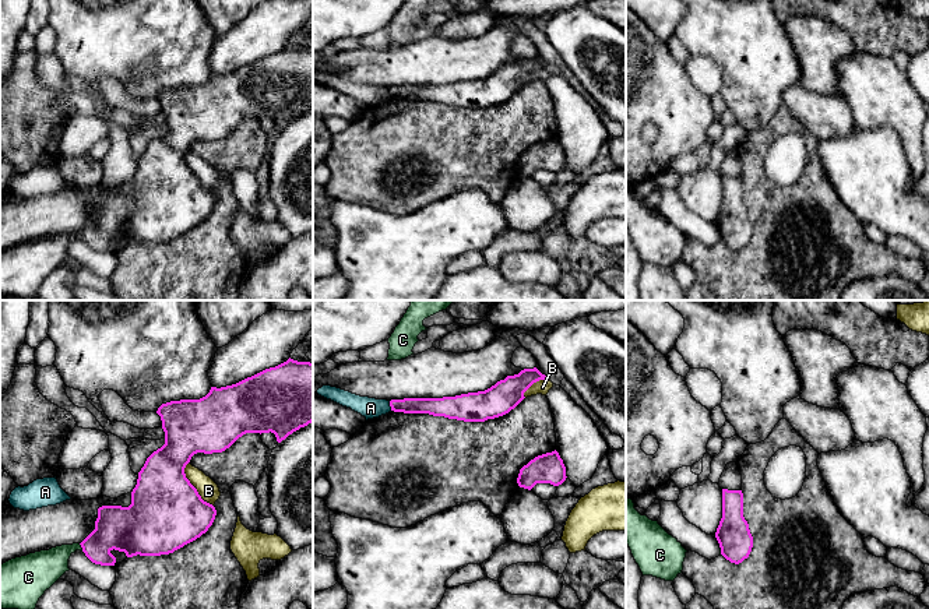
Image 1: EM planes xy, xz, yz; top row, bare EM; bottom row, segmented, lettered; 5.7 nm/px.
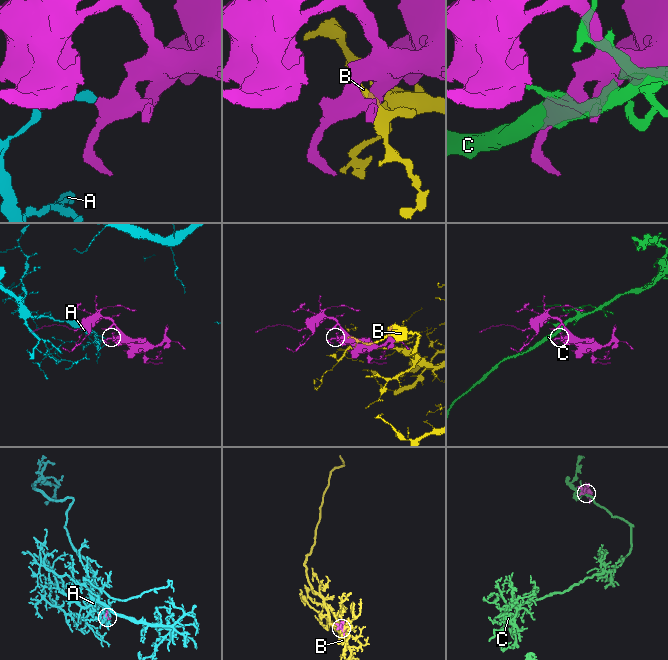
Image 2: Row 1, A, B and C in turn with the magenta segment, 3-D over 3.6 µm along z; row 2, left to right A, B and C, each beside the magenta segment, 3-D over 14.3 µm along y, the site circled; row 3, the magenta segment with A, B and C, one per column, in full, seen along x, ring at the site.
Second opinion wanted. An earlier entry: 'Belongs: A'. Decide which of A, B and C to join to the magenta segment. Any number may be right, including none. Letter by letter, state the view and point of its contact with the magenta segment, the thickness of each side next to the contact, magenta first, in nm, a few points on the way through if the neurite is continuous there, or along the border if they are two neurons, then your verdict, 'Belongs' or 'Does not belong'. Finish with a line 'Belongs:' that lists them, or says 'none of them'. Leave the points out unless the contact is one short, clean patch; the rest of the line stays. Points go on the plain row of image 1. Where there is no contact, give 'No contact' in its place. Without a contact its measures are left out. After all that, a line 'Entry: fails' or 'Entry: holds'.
A: Touches magenta at xz (390, 92). Thickness 100 nm (magenta) against 120 nm. Boundary: xz (389, 88), (391, 97). Does not belong
B: Touches magenta at xy (192, 172). Thickness 420 nm (magenta) against 120 nm. Does not belong
C: Touches magenta at xy (81, 233). Thickness 260 nm (magenta) against 200 nm. Does not belong
Belongs: none of them
Entry: fails

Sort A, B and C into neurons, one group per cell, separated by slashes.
A / B / C

